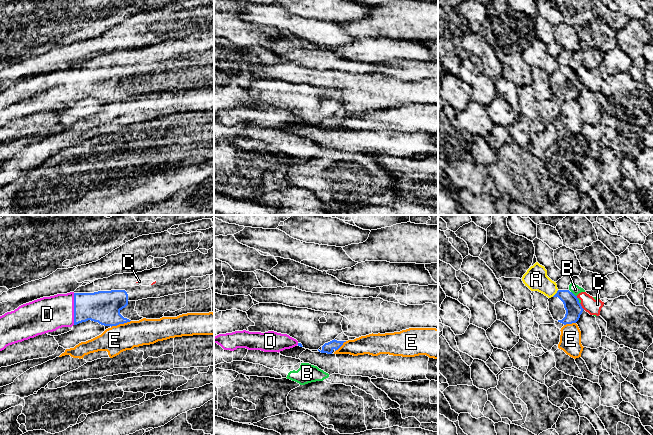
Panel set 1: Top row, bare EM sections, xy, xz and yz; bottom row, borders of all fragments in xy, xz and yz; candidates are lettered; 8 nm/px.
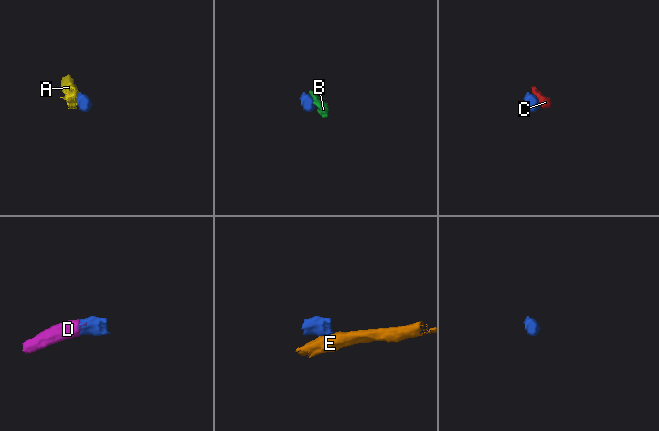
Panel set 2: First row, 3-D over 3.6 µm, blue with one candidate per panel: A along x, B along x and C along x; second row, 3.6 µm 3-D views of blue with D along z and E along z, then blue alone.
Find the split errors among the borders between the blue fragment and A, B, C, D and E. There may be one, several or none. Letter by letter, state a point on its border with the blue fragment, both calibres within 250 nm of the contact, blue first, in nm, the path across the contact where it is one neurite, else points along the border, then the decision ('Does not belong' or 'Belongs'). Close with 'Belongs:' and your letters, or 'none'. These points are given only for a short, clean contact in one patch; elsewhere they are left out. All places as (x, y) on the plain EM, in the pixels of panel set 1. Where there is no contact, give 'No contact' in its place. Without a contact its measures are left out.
A: Touches blue at yz (556, 69). Thickness 130 nm (blue) against 190 nm. Boundary: yz (558, 66), (552, 72). Does not belong
B: Touches blue at yz (573, 70). Thickness 130 nm (blue) against 80 nm. Boundary: yz (571, 67), (576, 72). Does not belong
C: Touches blue at yz (581, 82). Thickness 130 nm (blue) against 120 nm. Boundary: yz (579, 79), (584, 85). Does not belong
D: Touches blue at xy (74, 85). Thickness 260 nm (blue) against 280 nm. Path across: xy (104, 83), (74, 85), (60, 86), (47, 90). Belongs
E: Touches blue at xy (120, 99). Thickness 260 nm (blue) against 220 nm. Boundary: xy (130, 96), (111, 103). Does not belong
Belongs: D

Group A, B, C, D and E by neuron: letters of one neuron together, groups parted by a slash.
A / B C / D / E

